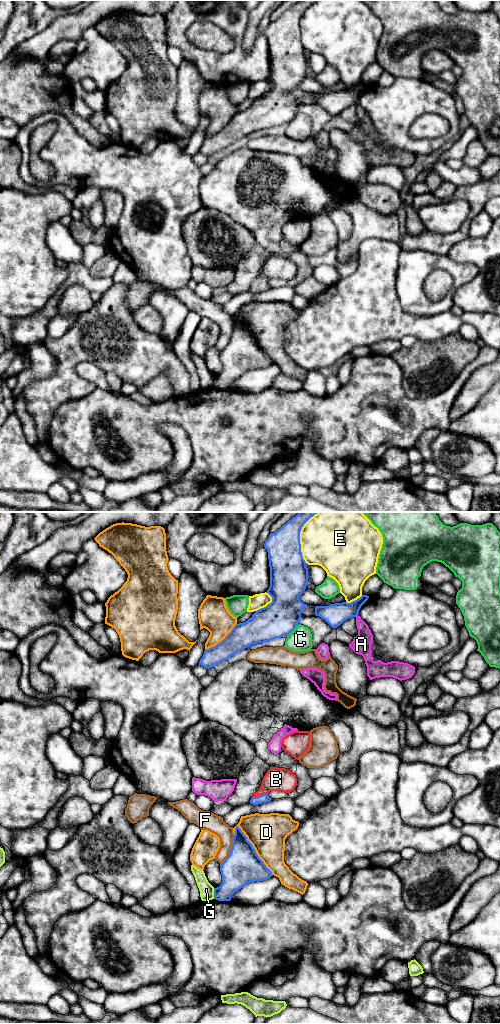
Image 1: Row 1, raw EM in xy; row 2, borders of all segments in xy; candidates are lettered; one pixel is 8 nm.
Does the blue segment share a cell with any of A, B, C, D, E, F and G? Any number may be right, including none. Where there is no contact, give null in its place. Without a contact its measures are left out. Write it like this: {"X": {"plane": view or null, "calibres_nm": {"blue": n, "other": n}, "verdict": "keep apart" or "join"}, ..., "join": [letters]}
{"A": {"plane": "xy", "calibres_nm": {"blue": 180, "other": 160}, "verdict": "keep apart"}, "B": {"plane": "xy", "calibres_nm": {"blue": 70, "other": 190}, "verdict": "join"}, "C": {"plane": "xy", "calibres_nm": {"blue": 280, "other": 190}, "verdict": "keep apart"}, "D": {"plane": "xy", "calibres_nm": {"blue": 280, "other": 300}, "verdict": "keep apart"}, "E": {"plane": "xy", "calibres_nm": {"blue": 280, "other": 460}, "verdict": "keep apart"}, "F": {"plane": "xy", "calibres_nm": {"blue": 280, "other": 140}, "verdict": "keep apart"}, "G": {"plane": "xy", "calibres_nm": {"blue": 240, "other": 110}, "verdict": "keep apart"}, "join": ["B"]}

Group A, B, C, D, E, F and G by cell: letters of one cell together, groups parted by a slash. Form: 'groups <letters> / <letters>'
groups A / B / C / D / E / F / G

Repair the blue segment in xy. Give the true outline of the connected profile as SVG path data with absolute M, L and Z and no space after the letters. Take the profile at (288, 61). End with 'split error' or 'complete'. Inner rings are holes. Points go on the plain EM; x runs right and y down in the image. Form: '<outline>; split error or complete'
M299 0L276 20L270 21L264 35L268 40L270 55L270 75L266 81L272 85L272 90L257 98L246 110L236 112L216 134L206 137L199 153L206 157L214 155L251 133L288 124L299 113L301 101L307 94L299 85L308 71L308 56L301 40L300 20L304 12L317 1Z; complete

